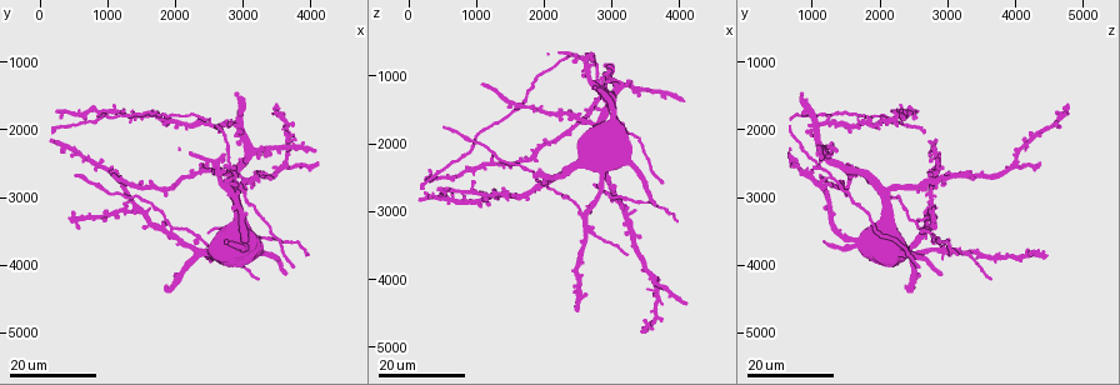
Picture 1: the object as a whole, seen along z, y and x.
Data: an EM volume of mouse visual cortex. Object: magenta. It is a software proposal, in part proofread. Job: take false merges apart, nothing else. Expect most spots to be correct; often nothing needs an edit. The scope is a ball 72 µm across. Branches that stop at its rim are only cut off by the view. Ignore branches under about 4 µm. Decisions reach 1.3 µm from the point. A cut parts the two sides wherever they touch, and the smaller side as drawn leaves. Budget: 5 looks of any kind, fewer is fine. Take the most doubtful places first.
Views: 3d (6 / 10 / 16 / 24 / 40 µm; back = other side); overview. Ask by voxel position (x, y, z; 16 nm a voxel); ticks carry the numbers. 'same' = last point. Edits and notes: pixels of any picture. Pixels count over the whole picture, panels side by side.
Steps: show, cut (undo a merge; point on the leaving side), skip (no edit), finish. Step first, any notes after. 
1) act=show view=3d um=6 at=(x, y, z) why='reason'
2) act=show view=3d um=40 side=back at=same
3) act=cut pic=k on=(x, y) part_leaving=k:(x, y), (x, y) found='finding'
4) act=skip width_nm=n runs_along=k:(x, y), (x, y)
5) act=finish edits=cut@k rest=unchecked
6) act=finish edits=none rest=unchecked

act=show view=3d um=16 at=(2900, 2650, 1300) why='three arms meet'

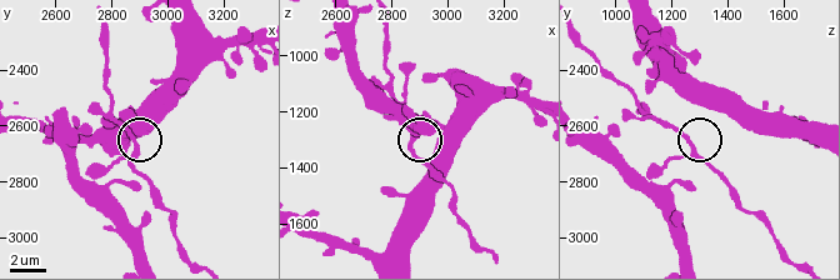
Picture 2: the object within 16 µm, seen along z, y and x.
act=show view=3d um=6 at=(2880, 2690, 1280) why='zoom in'

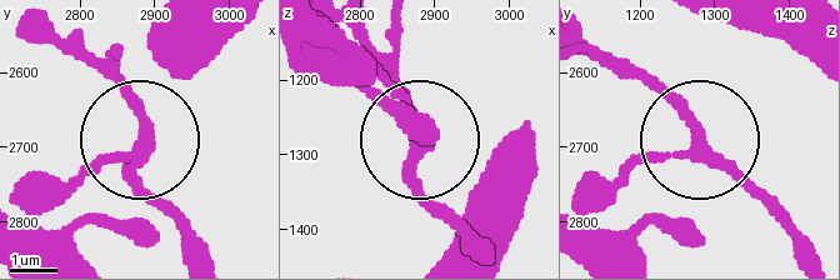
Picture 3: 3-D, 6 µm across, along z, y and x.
act=skip runs_along=3:(73, 253), (49, 205), (128, 154), (144, 121), (88, 54) found='all the same cell'

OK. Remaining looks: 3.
act=show view=3d um=16 at=(2750, 2800, 1150) why='arms part here'

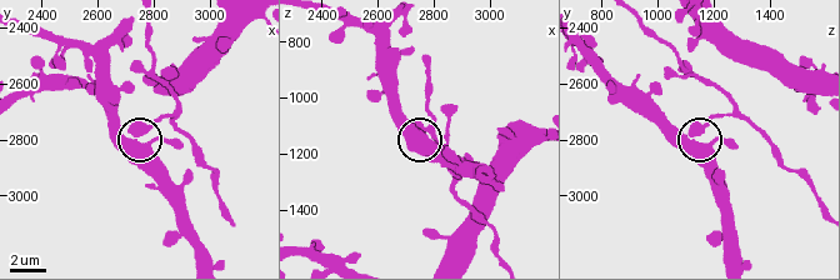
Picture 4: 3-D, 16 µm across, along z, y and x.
act=show view=3d um=10 at=(2700, 2780, 1090) why='zoom in'

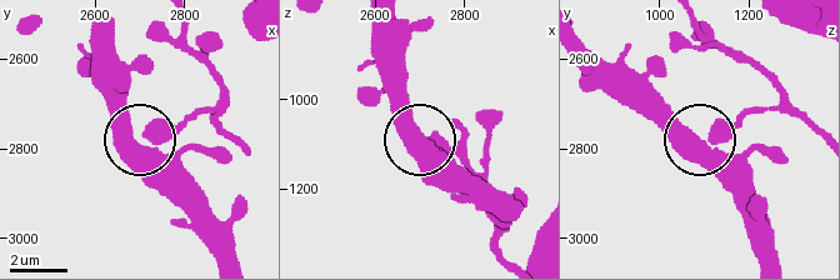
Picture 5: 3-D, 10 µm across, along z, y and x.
act=skip found='one cell here'

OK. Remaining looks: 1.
act=finish edits=none rest=unchecked

